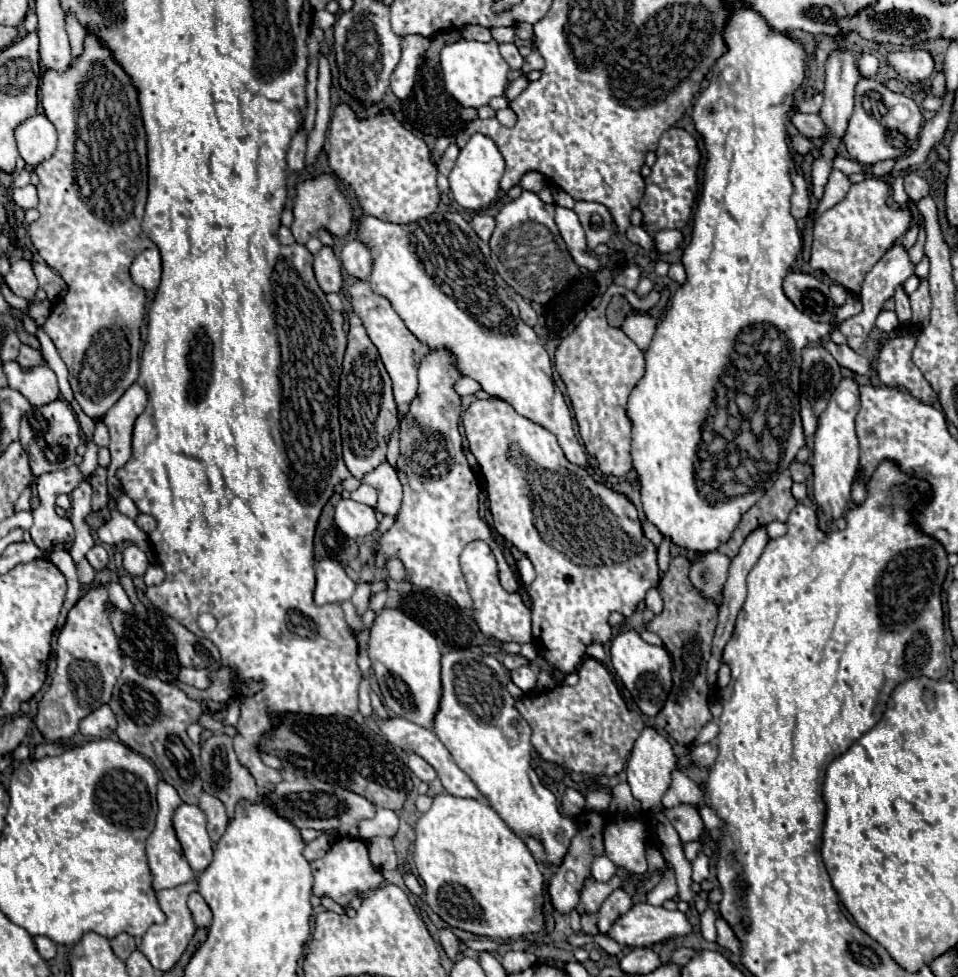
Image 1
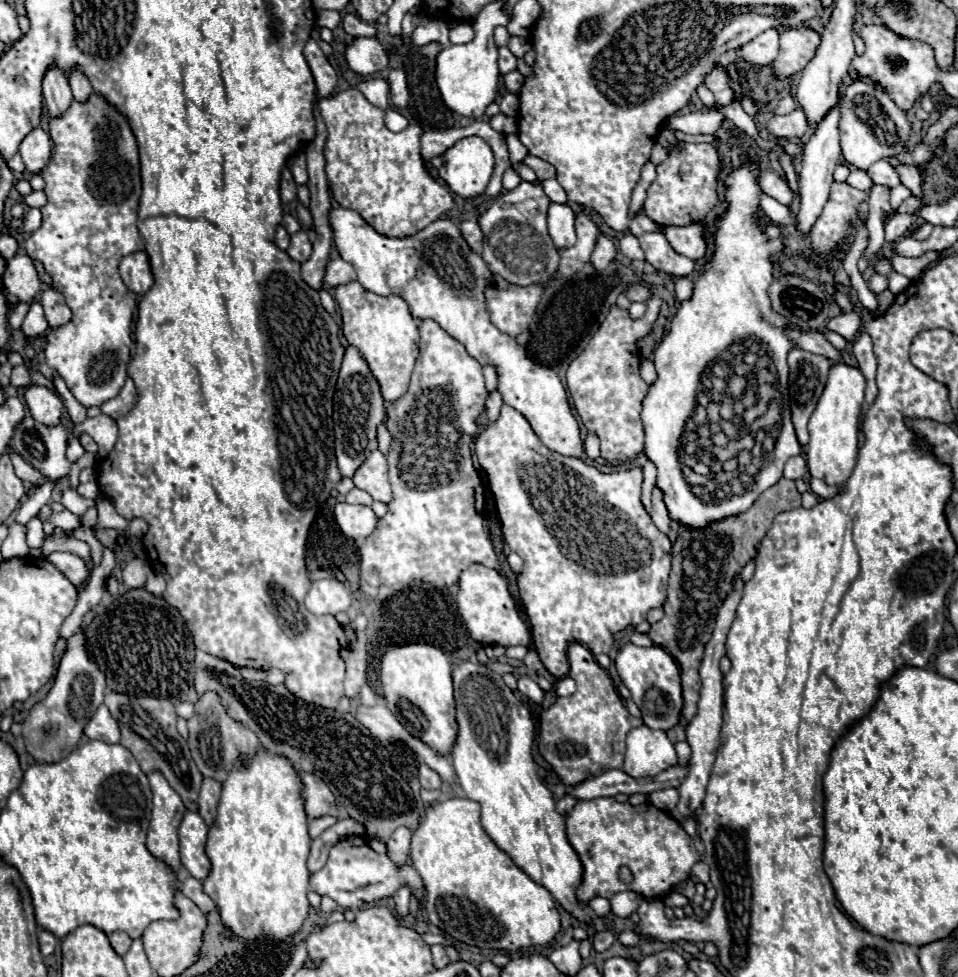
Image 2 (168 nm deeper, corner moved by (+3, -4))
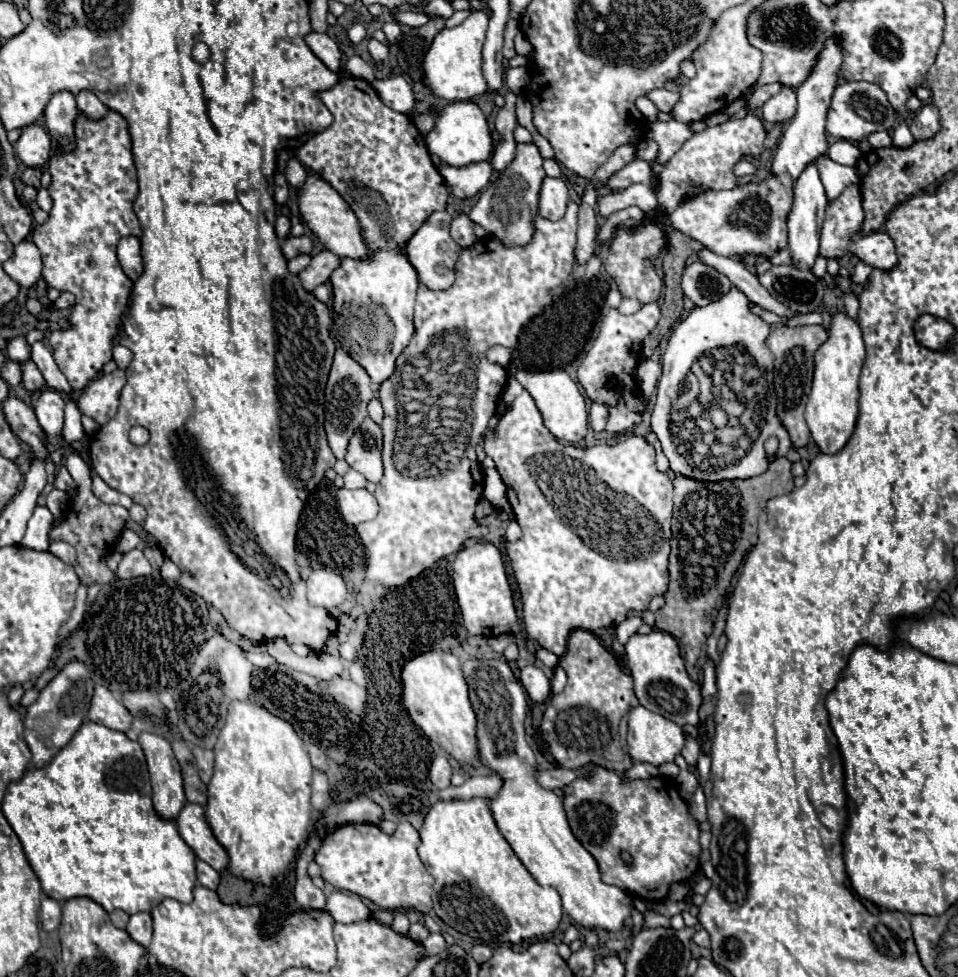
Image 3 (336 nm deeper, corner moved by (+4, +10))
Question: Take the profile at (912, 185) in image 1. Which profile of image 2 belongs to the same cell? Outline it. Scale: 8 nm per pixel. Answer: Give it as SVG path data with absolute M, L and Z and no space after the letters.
M882 159L875 162L868 169L868 175L876 185L880 184L895 187L900 184L900 178L894 168L887 161L888 159Z

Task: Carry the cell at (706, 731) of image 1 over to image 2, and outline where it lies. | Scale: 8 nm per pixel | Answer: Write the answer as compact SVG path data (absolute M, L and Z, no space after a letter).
M680 741L678 744L675 744L675 750L678 756L678 762L682 766L686 766L691 757L691 748L687 741Z

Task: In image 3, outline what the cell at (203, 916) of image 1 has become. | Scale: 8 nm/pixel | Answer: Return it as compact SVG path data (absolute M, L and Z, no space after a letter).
M197 860L197 882L209 890L215 890L219 884L219 872L213 870L209 864Z

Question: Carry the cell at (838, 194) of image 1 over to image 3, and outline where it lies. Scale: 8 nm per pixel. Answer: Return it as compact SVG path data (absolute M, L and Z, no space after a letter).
M839 140L835 144L829 146L827 150L827 156L837 162L837 164L845 164L845 166L857 166L859 158L861 158L861 152L855 144L847 142L847 140Z

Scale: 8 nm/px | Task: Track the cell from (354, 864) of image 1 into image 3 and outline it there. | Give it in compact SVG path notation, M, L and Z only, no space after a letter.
M401 822L397 826L395 834L391 834L391 836L385 834L375 824L347 824L347 826L339 826L323 840L323 844L315 856L315 862L321 868L321 878L339 890L347 890L357 896L369 898L371 902L375 902L377 906L387 908L387 910L413 906L415 910L427 914L431 910L431 886L435 880L431 878L431 874L425 870L423 862L419 860L417 846L419 846L419 834L409 822Z

